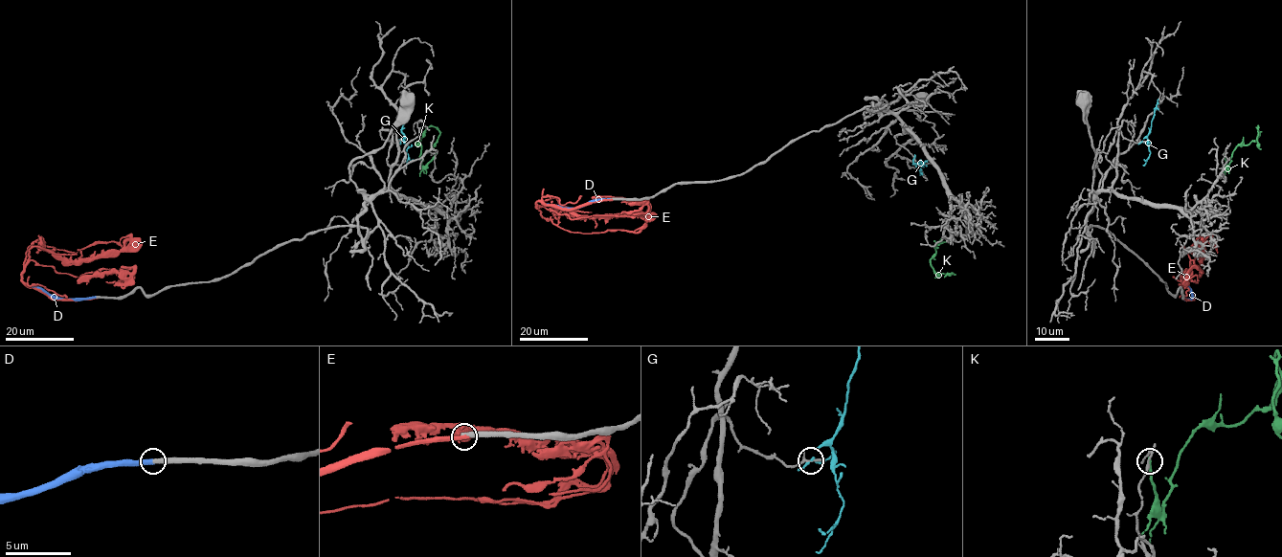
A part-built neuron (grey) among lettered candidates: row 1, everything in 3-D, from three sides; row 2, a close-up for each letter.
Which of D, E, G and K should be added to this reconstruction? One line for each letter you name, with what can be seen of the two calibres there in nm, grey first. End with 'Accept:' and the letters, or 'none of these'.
D: 400/440 nm
Accept: D

